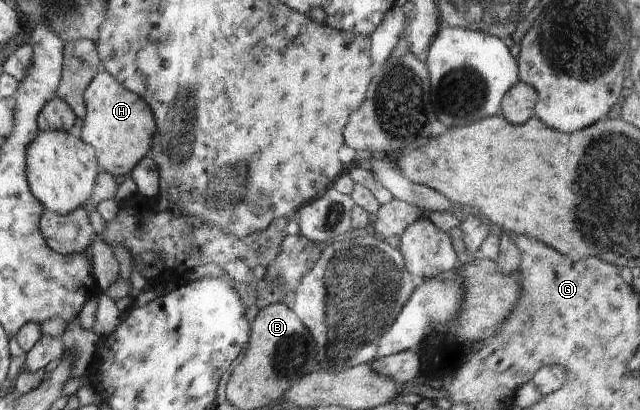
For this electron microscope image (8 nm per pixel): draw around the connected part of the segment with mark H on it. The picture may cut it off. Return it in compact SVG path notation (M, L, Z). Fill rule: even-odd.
M98 72L84 94L88 112L82 120L78 134L86 144L92 145L104 173L113 177L131 170L152 150L157 123L153 109L138 93L122 85L112 74Z

